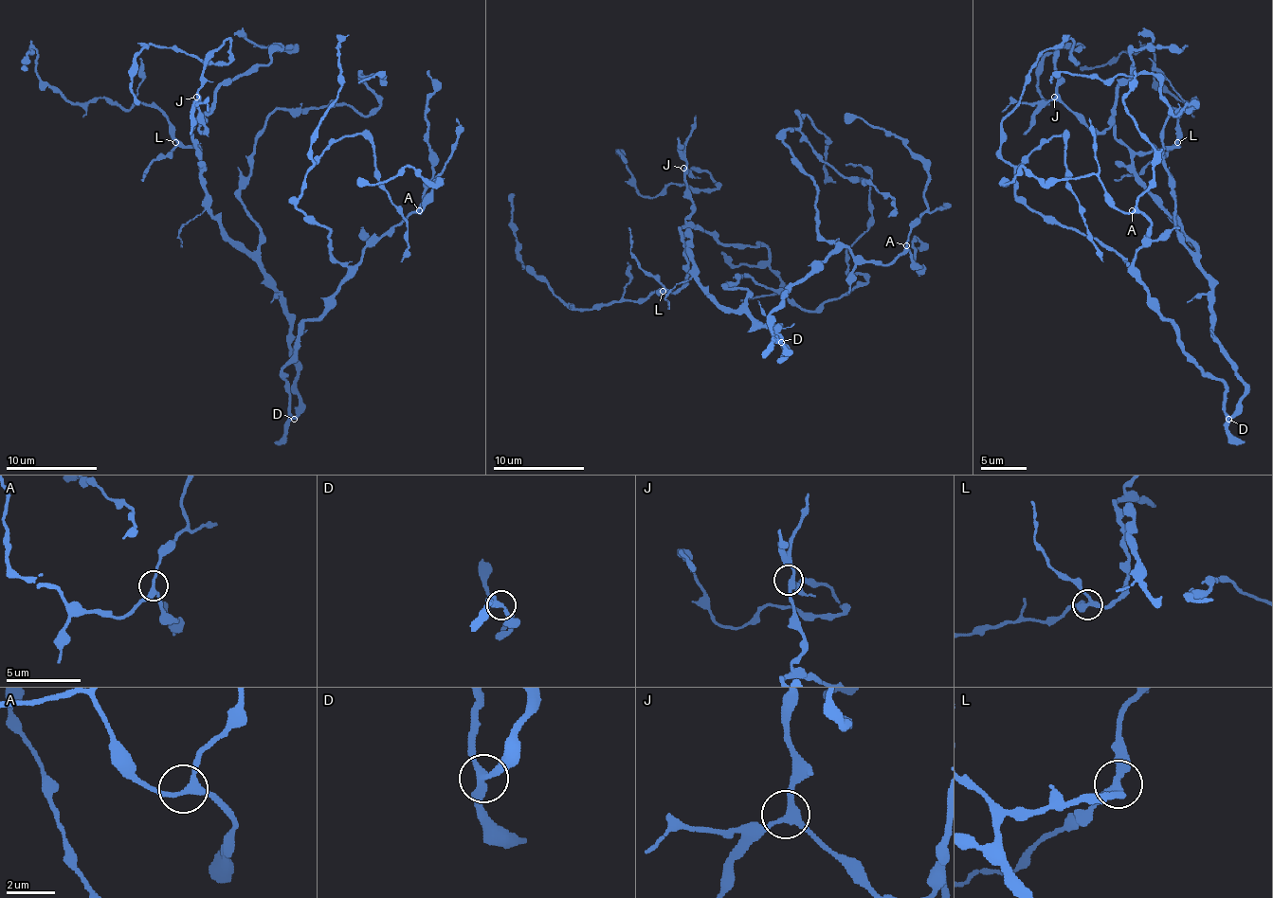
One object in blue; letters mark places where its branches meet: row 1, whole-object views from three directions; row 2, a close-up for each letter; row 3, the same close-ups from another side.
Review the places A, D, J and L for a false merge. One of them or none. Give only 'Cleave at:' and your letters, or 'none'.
Cleave at: none

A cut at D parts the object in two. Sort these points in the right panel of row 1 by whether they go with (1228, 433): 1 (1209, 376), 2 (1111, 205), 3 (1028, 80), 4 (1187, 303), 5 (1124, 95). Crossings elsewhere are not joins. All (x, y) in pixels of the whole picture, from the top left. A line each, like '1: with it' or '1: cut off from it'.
1: with it
2: with it
3: with it
4: cut off from it
5: with it

